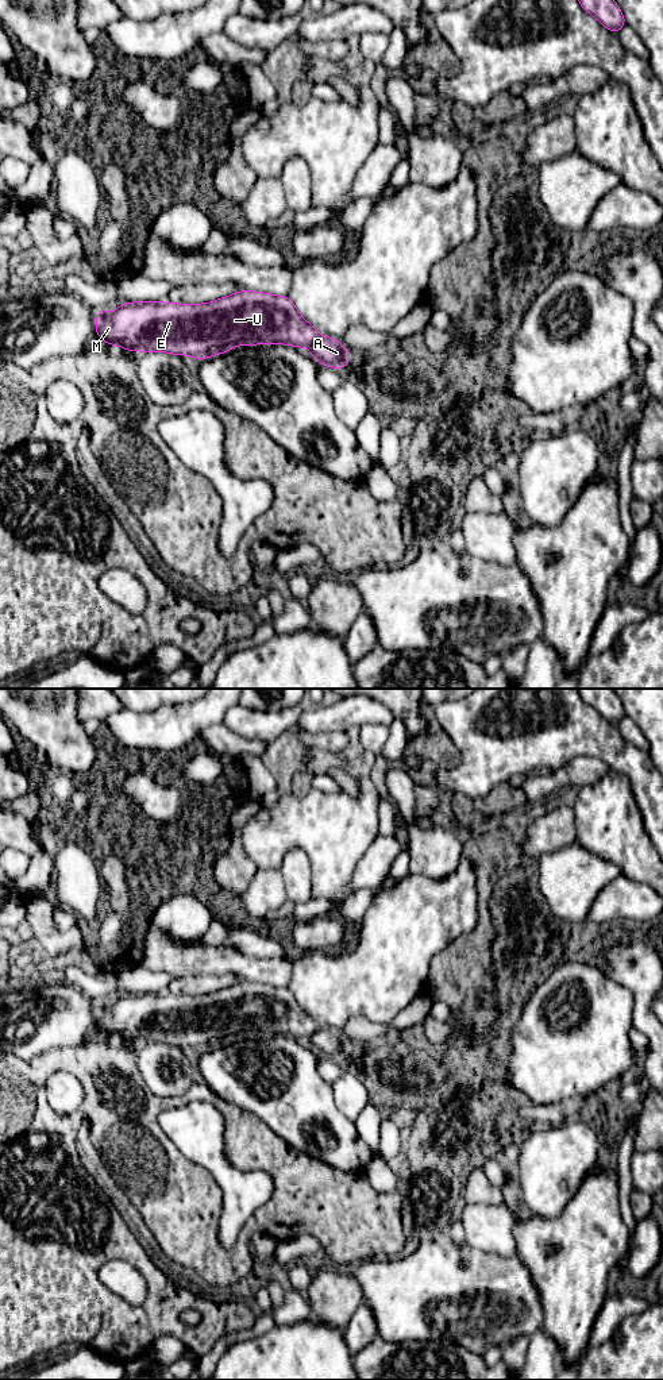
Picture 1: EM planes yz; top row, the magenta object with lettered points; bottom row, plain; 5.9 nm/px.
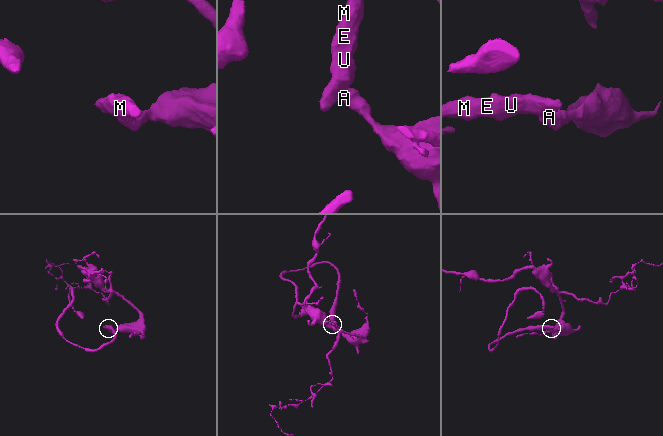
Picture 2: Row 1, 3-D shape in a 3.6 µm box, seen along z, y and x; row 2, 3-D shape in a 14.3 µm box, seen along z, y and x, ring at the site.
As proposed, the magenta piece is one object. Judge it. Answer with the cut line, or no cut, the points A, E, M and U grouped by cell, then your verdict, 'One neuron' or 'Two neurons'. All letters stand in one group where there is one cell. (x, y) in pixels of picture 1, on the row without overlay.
Split along yz (320, 1028), (309, 1040). Groups: A / E M U. Two neurons

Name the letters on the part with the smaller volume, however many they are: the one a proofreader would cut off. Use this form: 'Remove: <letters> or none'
Remove: E, M, U

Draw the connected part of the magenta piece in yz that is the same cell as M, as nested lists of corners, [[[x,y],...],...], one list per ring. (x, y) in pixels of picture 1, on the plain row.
[[[240,982],[207,995],[173,995],[161,992],[123,994],[115,1003],[97,1002],[96,1025],[109,1037],[128,1042],[159,1042],[190,1046],[200,1052],[226,1045],[242,1036],[259,1034],[308,1038],[320,1029],[316,1019],[296,1001],[289,987]]]

